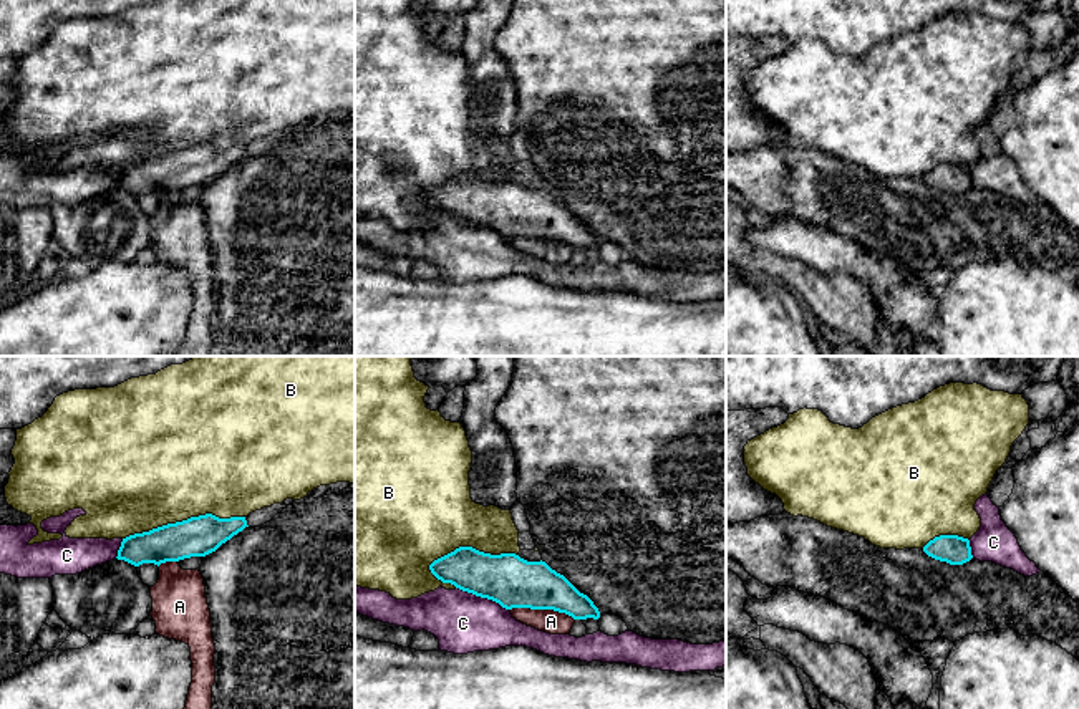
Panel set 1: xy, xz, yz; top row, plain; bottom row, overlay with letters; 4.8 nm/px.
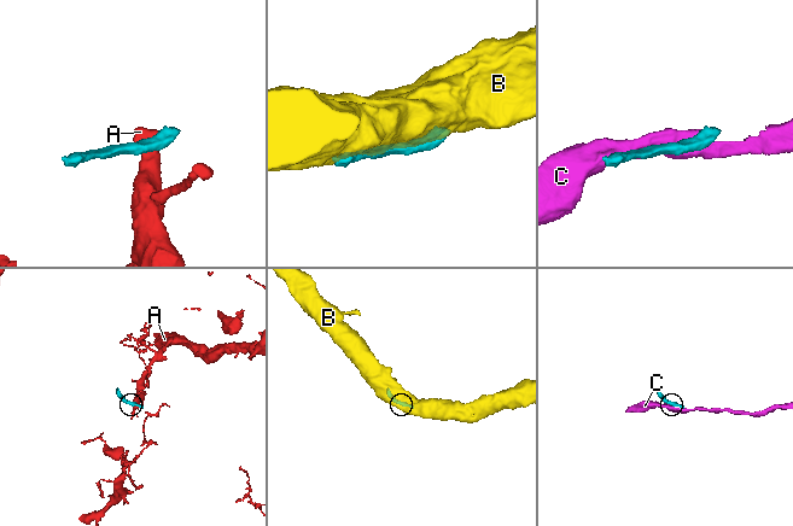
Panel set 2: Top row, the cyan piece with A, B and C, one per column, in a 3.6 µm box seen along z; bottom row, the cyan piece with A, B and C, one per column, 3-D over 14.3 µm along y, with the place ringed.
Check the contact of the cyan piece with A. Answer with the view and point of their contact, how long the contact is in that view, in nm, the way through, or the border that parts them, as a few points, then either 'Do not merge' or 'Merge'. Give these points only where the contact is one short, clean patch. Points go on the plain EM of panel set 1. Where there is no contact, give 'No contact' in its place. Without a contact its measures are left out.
Touches cyan at xz (542, 237). Shared border 320 nm. Boundary: xz (509, 237), (552, 237), (567, 242), (574, 249). Do not merge

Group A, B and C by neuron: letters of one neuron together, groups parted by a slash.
A / B / C

